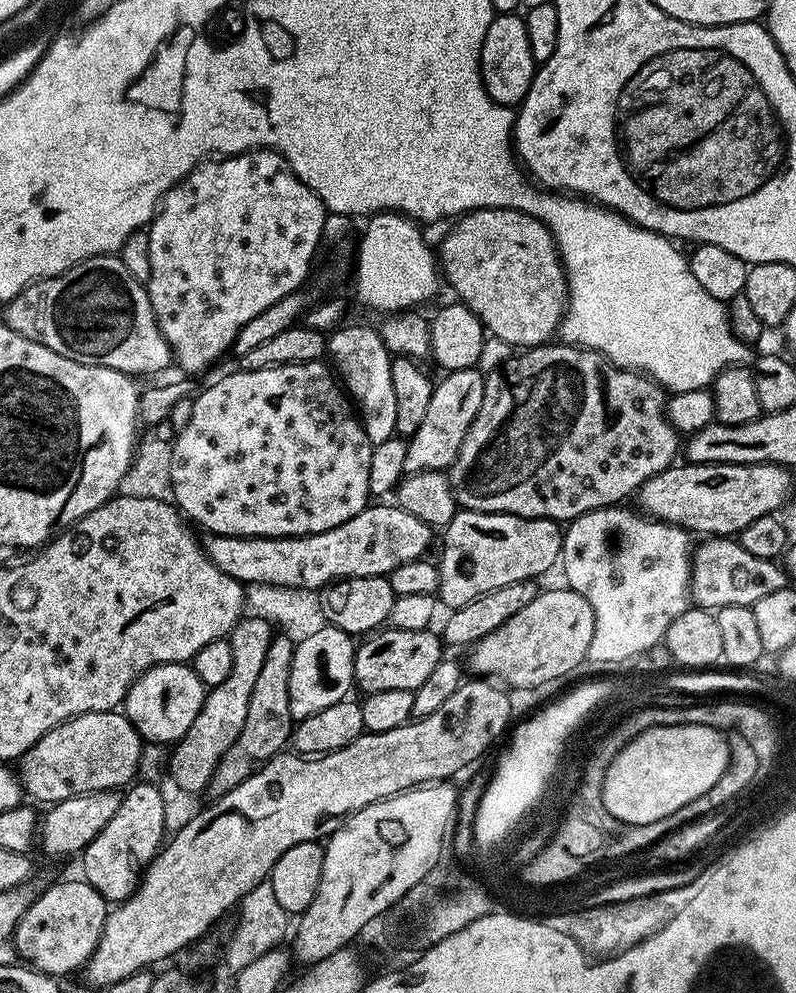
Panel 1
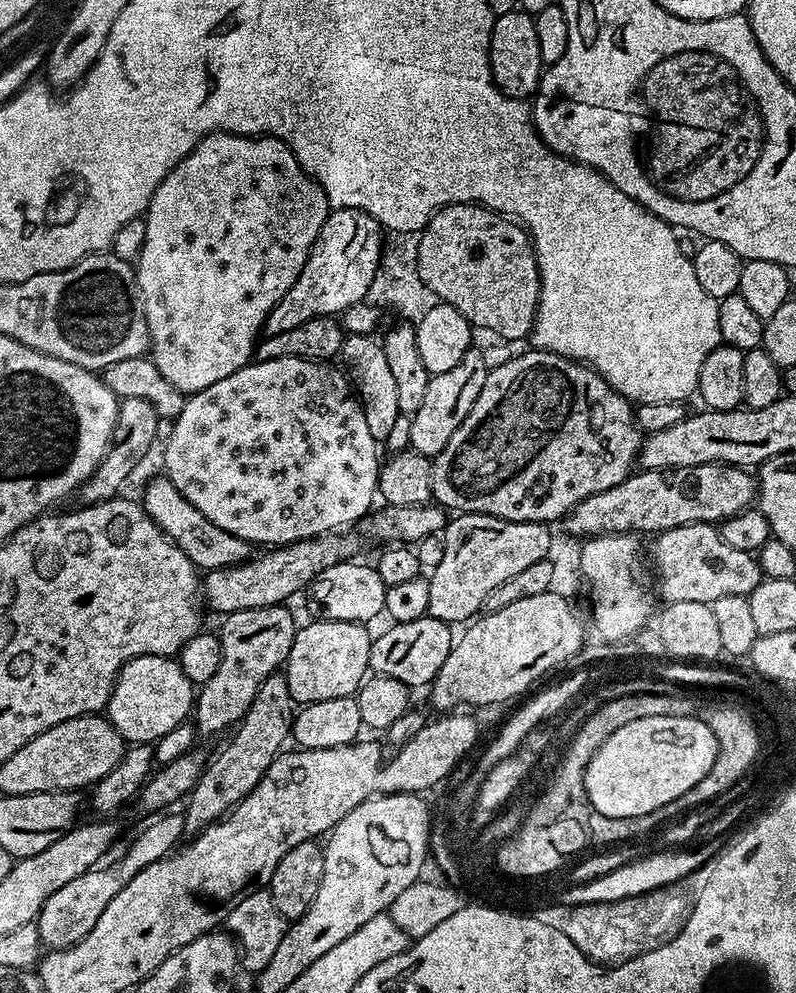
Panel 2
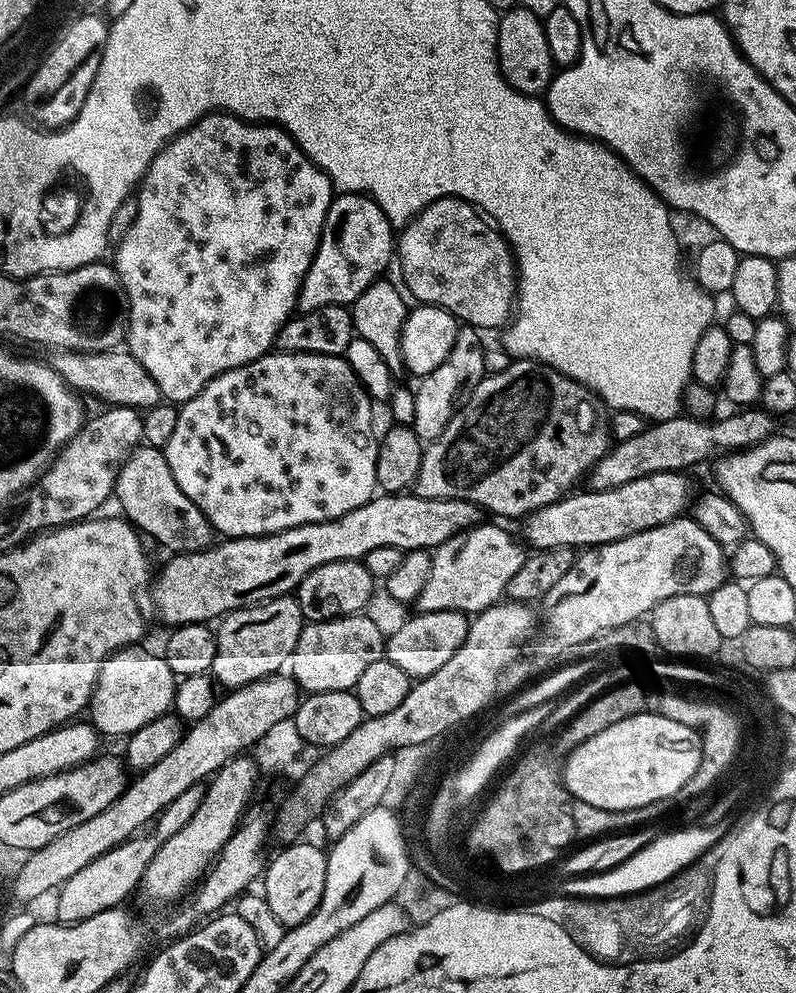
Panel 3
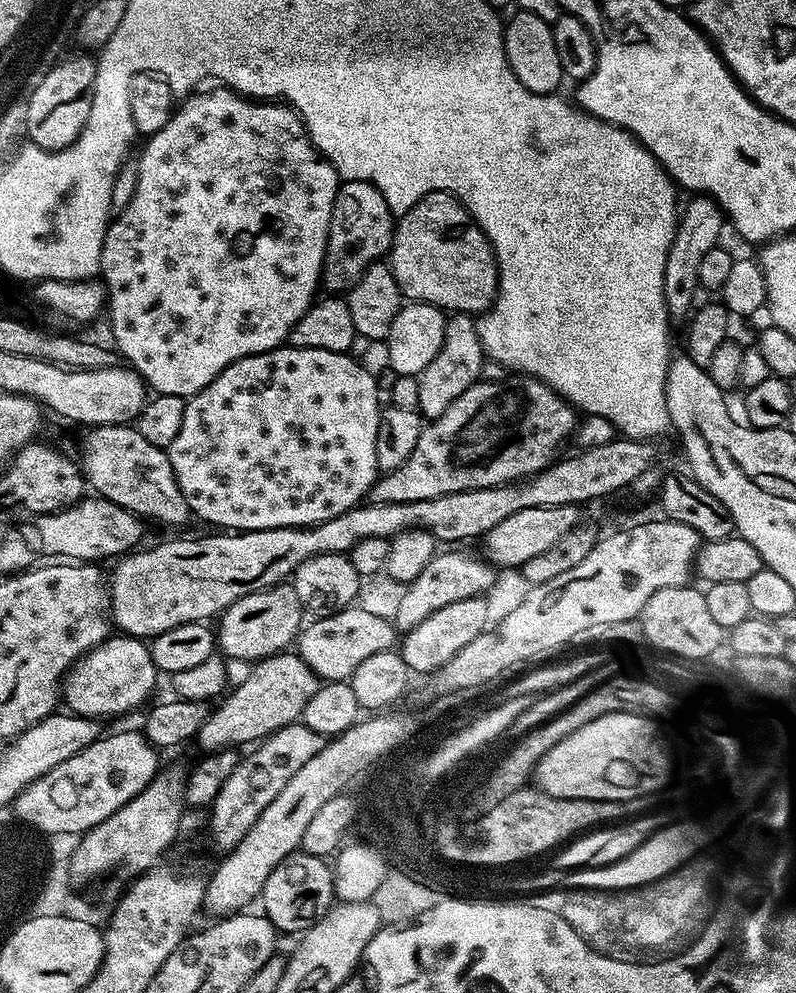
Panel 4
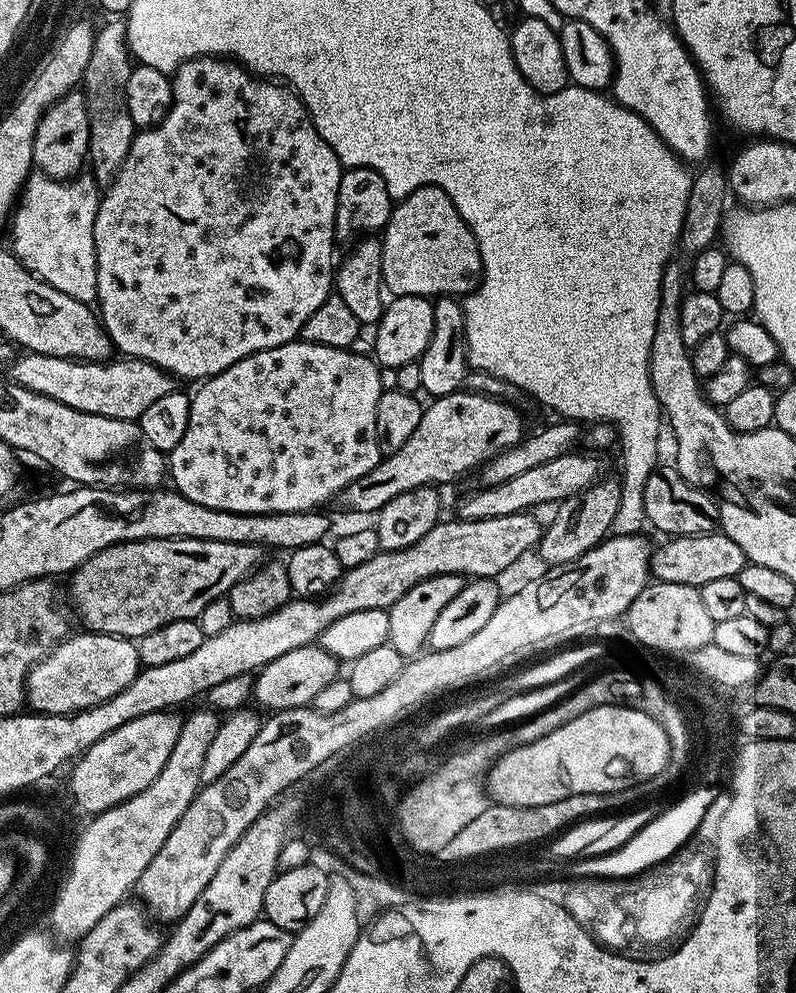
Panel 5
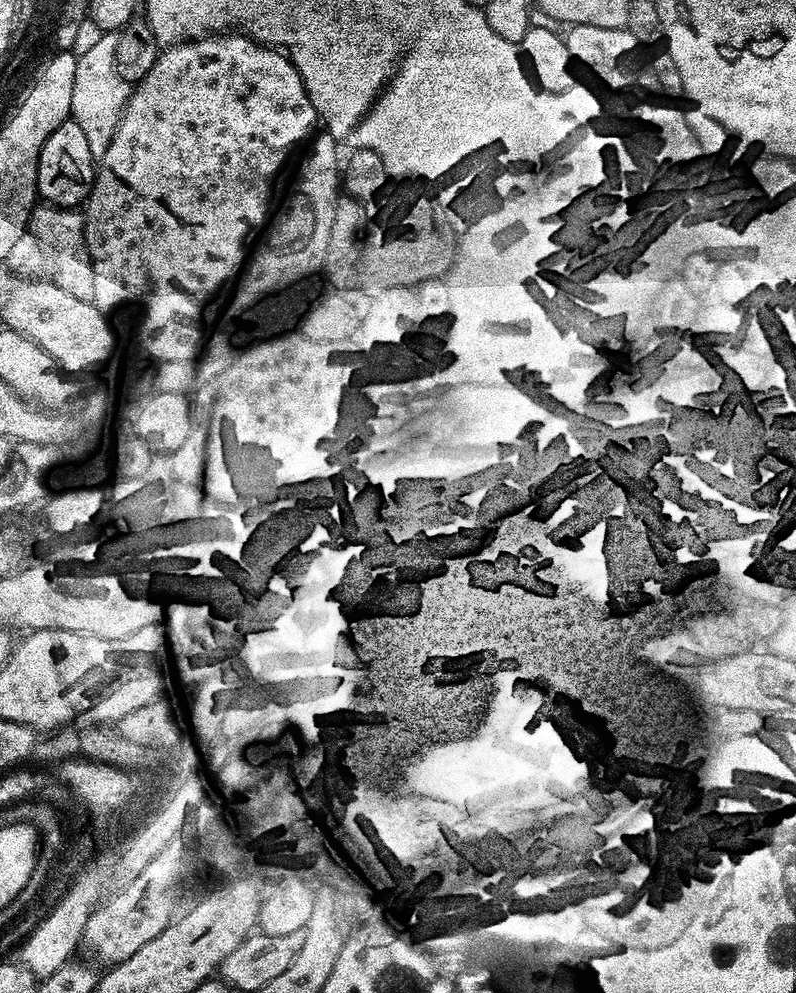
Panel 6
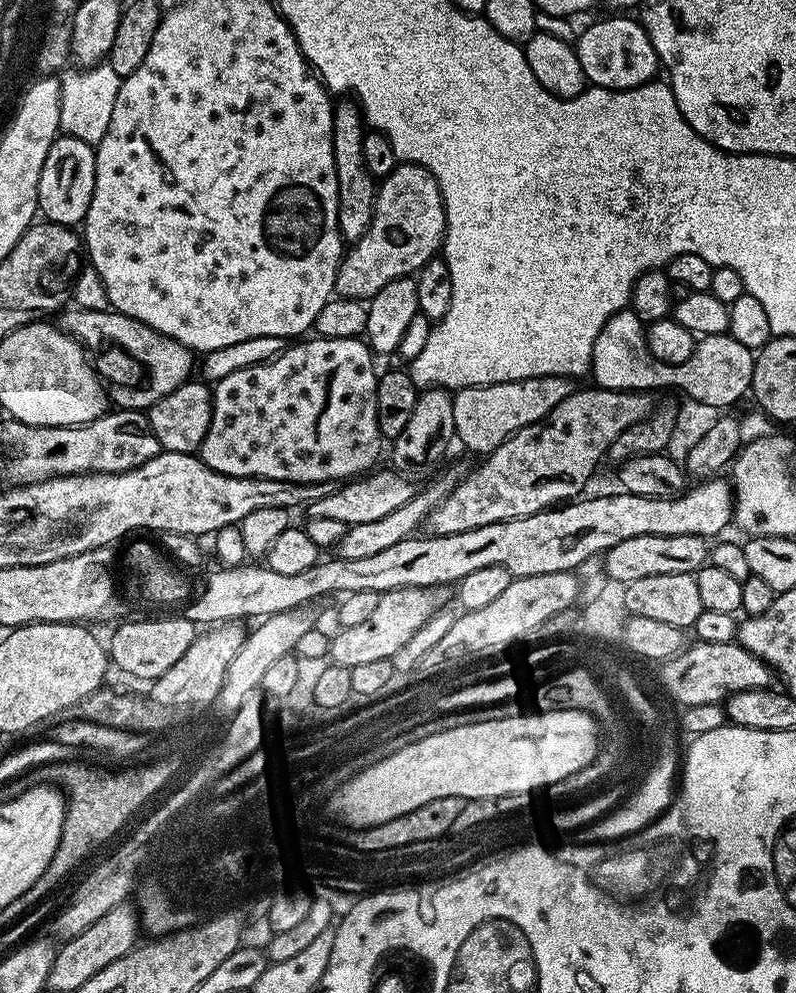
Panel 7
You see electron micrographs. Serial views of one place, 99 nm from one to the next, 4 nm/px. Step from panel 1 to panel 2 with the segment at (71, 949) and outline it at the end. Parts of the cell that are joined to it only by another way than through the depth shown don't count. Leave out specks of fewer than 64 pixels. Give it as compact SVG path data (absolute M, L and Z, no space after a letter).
M170 814L157 815L153 819L156 820L153 824L146 825L133 838L132 845L125 850L121 860L114 861L109 868L97 866L83 872L78 878L74 878L74 882L66 882L66 886L62 886L62 890L50 894L50 898L40 907L39 917L35 921L41 945L52 950L71 948L79 940L86 938L86 934L90 934L90 930L94 930L94 922L98 922L98 918L102 918L102 910L106 910L106 906L110 906L114 894L118 894L118 890L122 890L122 886L130 883L134 874L146 870L146 866L150 866L150 862L158 862L162 857L167 856L185 839L183 815L168 815Z

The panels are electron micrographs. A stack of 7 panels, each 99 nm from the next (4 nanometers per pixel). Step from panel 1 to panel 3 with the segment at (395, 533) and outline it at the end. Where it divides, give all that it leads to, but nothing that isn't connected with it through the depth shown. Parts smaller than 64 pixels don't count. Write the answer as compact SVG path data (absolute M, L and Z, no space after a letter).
M138 446L130 453L120 467L114 500L115 503L120 503L119 511L133 528L143 533L149 541L157 540L162 547L169 548L169 553L204 552L213 547L212 525L208 523L202 510L198 510L198 506L194 506L194 502L190 502L190 498L182 494L182 489L178 482L174 482L174 474L170 474L170 466L159 448Z

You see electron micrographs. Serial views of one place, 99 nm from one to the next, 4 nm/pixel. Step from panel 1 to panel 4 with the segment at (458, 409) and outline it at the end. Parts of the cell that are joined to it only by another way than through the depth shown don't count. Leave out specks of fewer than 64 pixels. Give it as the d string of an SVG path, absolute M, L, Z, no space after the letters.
M466 312L449 315L444 322L442 350L438 350L434 362L430 362L430 366L426 366L426 370L422 370L418 377L420 415L435 418L443 414L450 406L450 402L466 394L466 390L470 390L470 386L481 379L480 371L485 359L484 347L478 338L476 320Z

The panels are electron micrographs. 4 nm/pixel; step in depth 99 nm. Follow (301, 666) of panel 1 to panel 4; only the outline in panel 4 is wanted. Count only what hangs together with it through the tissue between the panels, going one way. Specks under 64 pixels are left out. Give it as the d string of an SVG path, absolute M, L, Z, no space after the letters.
M357 606L344 608L334 615L313 619L310 623L312 624L310 626L305 625L299 633L296 650L316 675L328 682L342 682L349 679L353 670L361 665L366 658L370 658L371 655L376 653L391 651L395 647L398 638L395 625L391 621L375 616L375 614L371 614Z

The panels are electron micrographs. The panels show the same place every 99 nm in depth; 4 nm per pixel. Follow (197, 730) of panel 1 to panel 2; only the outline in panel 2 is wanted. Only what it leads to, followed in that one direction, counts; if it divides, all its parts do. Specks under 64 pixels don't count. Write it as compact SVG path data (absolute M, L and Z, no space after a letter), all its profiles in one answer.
M284 604L230 612L223 620L224 625L218 628L222 662L218 662L214 678L199 685L194 696L194 721L204 736L227 733L239 725L254 702L254 694L258 694L258 686L285 663L298 629L297 620Z

